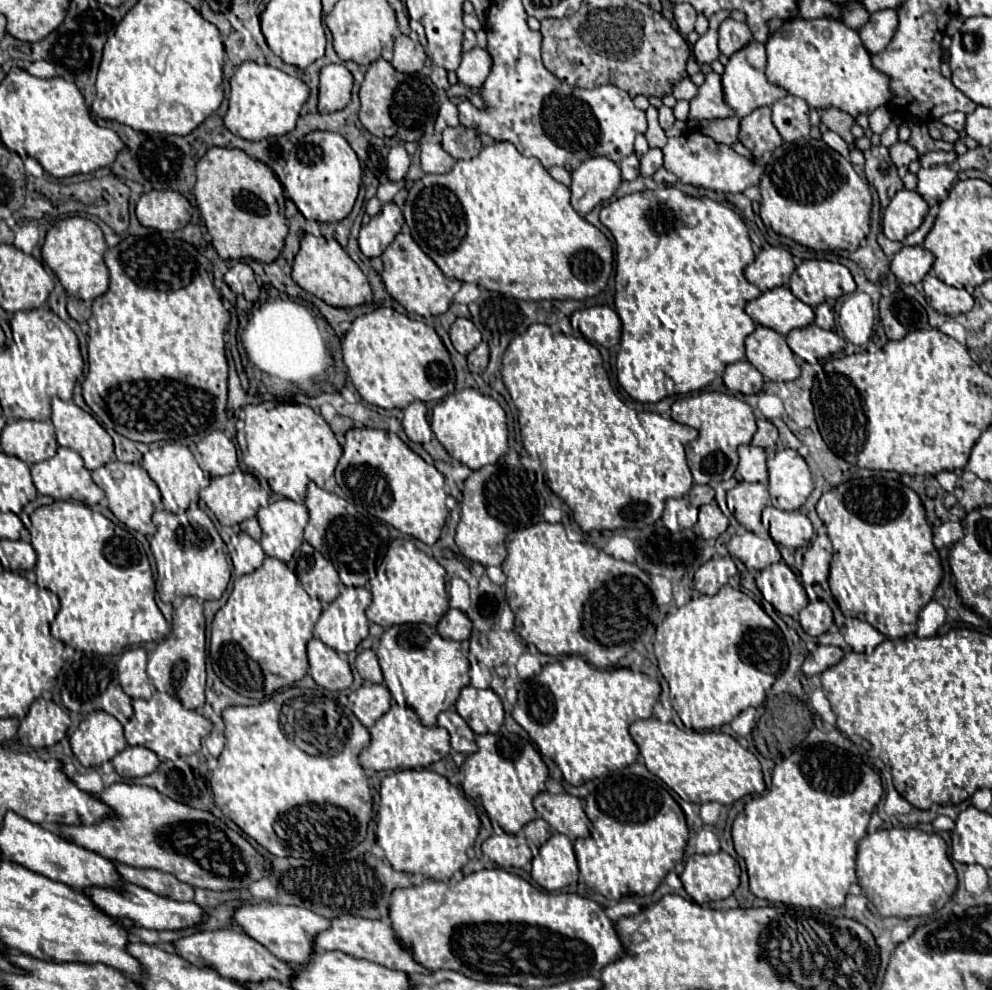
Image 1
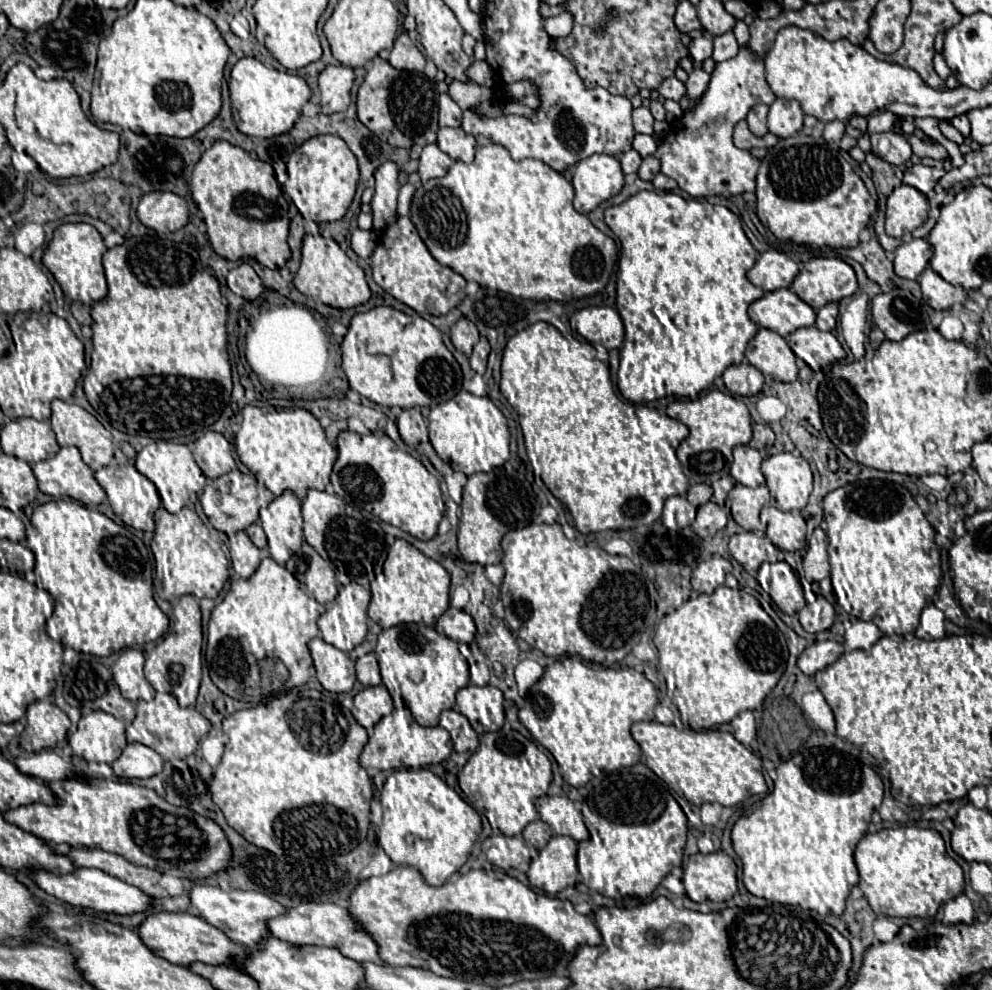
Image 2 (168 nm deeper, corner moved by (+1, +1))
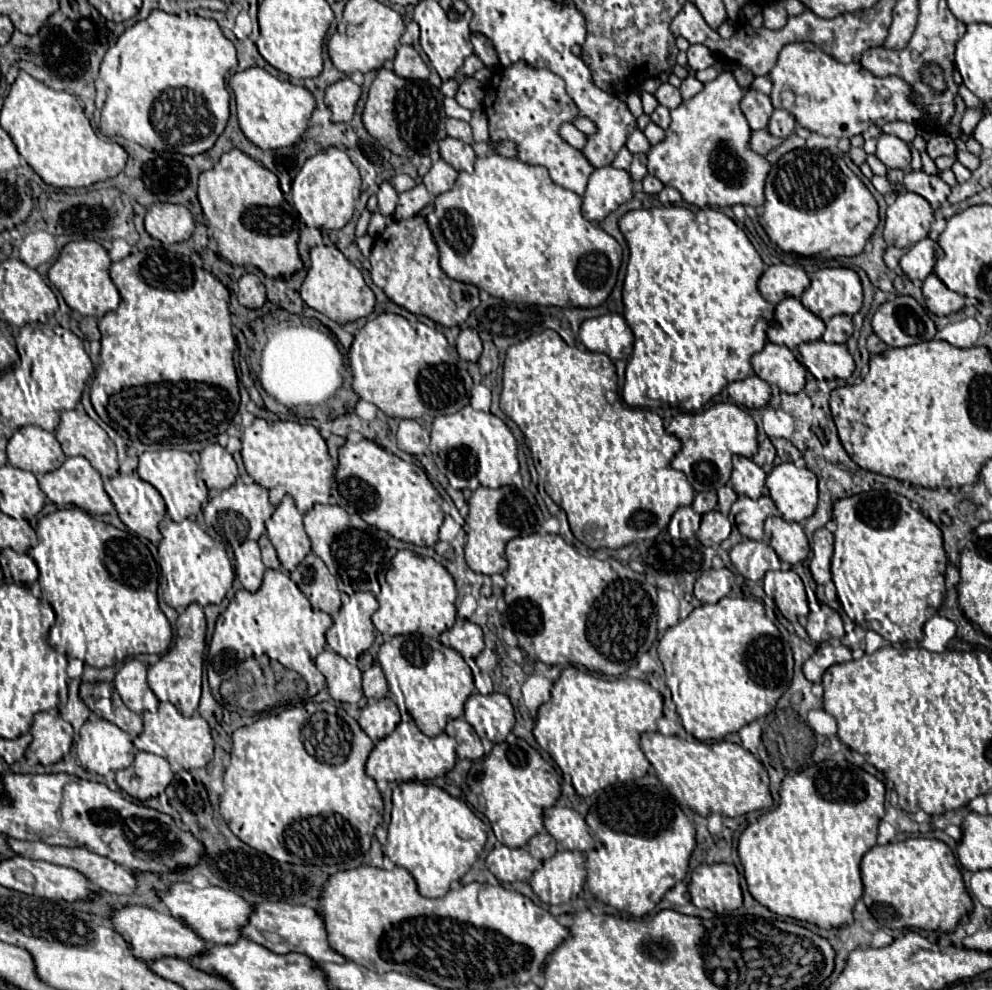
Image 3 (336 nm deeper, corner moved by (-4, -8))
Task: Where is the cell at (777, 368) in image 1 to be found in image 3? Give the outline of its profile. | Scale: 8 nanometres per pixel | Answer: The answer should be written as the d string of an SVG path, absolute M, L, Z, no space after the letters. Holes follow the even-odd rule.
M765 342L765 348L751 358L751 364L761 380L779 386L781 392L797 394L805 386L805 368L787 346Z

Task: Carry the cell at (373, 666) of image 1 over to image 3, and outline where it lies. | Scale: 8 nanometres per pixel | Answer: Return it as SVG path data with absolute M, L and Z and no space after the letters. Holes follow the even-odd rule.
M373 664L371 668L367 668L363 672L363 694L367 698L385 698L387 692L389 692L389 688L387 688L385 674L383 674L381 666Z

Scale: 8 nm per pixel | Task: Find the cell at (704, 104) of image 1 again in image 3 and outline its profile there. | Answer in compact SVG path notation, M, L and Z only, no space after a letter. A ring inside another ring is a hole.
M687 76L685 80L683 80L683 84L681 84L681 96L685 98L685 100L689 100L689 98L693 98L697 92L701 92L703 90L703 82L699 82L695 76Z

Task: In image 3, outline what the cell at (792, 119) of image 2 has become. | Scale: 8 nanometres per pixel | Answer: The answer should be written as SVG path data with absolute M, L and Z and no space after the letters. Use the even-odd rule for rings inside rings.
M775 110L771 120L769 120L769 132L773 136L779 136L779 138L789 138L791 134L795 134L797 130L797 122L795 118L791 116L791 112L787 110Z

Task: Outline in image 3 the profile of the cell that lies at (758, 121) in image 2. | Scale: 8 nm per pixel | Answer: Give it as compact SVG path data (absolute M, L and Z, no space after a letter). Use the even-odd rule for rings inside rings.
M747 90L741 100L741 110L751 130L767 130L767 124L773 112L773 104L767 94L757 92L757 90Z

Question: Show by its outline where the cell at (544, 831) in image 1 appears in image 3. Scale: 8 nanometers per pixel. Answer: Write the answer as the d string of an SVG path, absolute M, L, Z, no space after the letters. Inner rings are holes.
M543 830L543 832L539 832L537 836L533 836L533 838L529 840L527 850L531 852L533 858L549 860L549 858L557 852L557 844L555 844L553 836L551 836L547 830Z

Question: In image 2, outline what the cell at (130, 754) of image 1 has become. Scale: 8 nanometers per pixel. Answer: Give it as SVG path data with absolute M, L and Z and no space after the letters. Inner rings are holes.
M128 743L122 755L112 763L114 775L124 779L146 779L162 771L164 759L142 743Z

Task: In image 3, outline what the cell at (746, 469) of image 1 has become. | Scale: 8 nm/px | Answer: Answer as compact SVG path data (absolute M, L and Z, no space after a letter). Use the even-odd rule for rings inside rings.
M733 456L733 474L731 484L739 496L749 496L757 500L763 494L765 486L765 470L757 466L753 460L743 456Z

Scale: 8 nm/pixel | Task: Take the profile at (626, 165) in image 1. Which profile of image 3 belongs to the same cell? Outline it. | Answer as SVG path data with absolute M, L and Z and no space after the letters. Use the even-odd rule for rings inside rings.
M635 154L633 162L629 166L629 176L633 180L643 180L647 176L647 156L645 154Z

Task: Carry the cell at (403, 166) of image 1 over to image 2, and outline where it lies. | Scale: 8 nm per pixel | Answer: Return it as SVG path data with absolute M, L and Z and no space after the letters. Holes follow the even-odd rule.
M384 163L374 173L376 187L372 197L372 215L374 215L374 231L384 231L396 219L396 199L398 199L398 167L396 163Z

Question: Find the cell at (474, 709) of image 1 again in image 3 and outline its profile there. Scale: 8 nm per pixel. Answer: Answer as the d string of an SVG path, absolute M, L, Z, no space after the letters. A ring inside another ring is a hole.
M473 694L465 702L465 720L475 728L481 740L505 742L515 724L515 714L505 694Z

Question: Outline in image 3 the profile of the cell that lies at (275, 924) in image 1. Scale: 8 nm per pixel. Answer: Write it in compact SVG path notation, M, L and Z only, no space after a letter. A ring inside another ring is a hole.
M189 882L173 884L169 890L161 892L161 902L169 908L169 912L179 920L183 920L189 928L193 928L207 944L235 944L239 938L239 928L247 924L247 912L251 912L251 904L235 892L227 892L225 888L195 888Z

